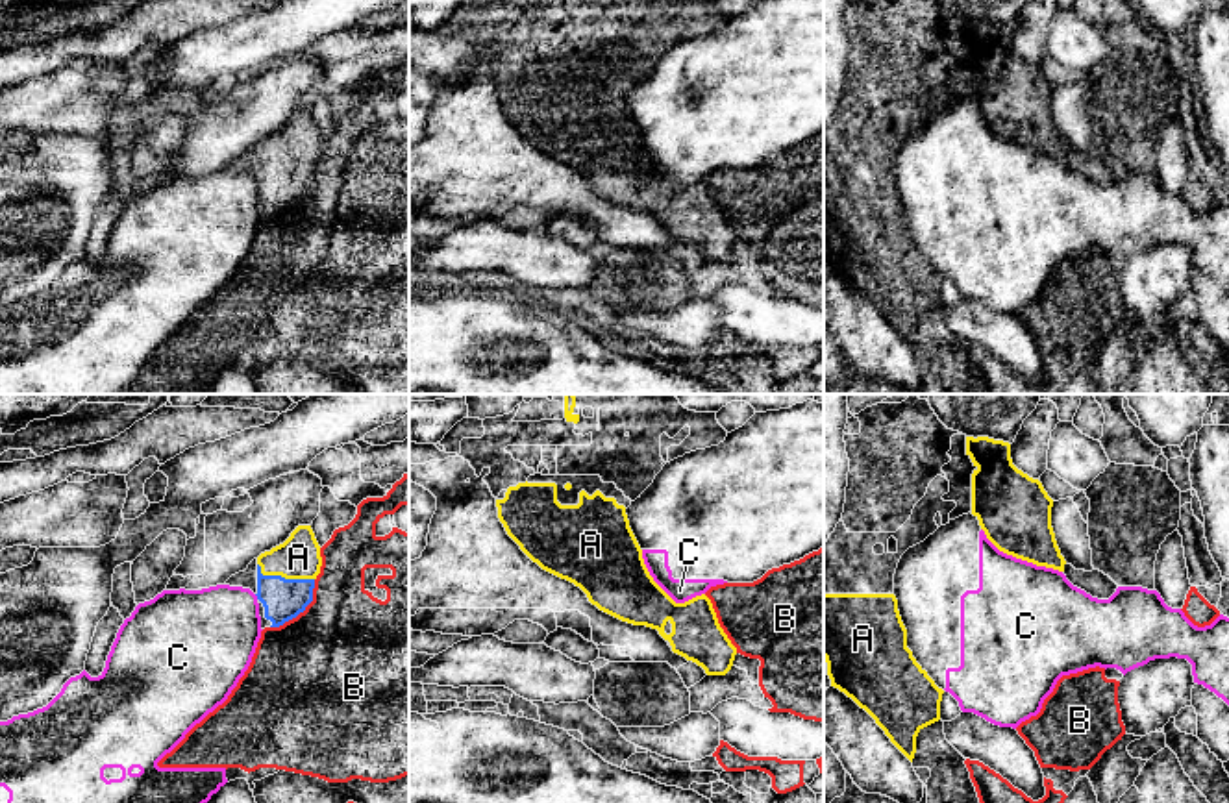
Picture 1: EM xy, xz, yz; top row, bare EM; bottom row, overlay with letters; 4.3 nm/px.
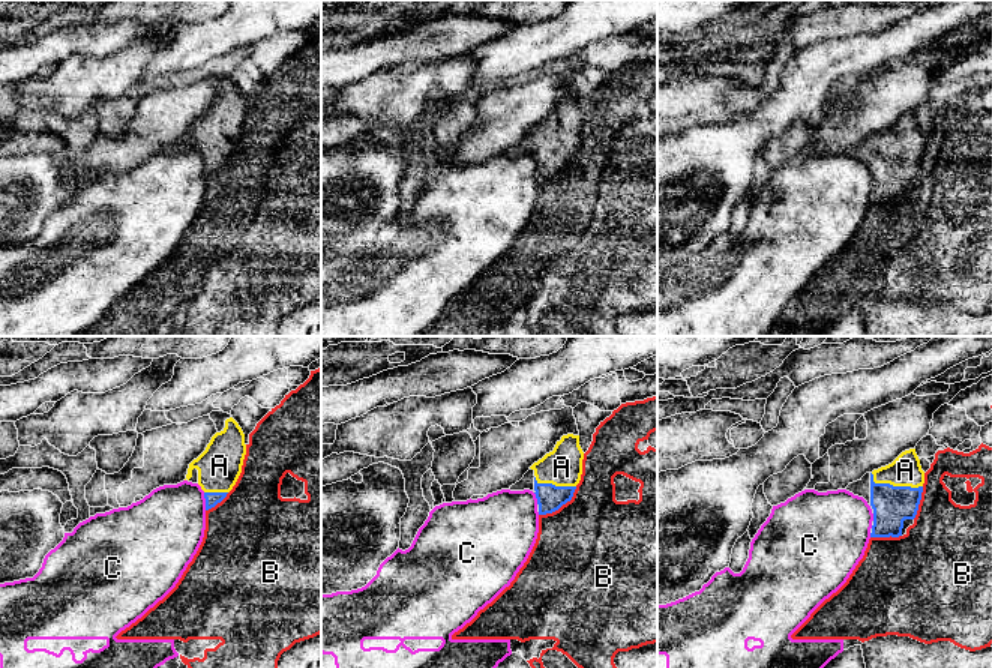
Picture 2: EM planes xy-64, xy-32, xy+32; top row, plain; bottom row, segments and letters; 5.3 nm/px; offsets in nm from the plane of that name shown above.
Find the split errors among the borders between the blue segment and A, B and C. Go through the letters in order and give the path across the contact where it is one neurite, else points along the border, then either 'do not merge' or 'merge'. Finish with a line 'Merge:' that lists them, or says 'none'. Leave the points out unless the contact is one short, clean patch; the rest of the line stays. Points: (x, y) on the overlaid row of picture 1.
A: way xy (282, 598), (284, 578), (298, 557); merge
B: do not merge
C: do not merge
Merge: A

